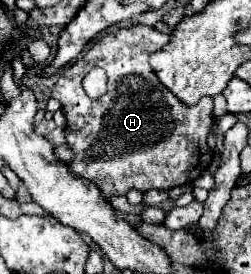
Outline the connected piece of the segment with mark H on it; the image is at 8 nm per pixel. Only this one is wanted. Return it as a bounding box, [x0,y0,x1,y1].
[51,26,216,198]

